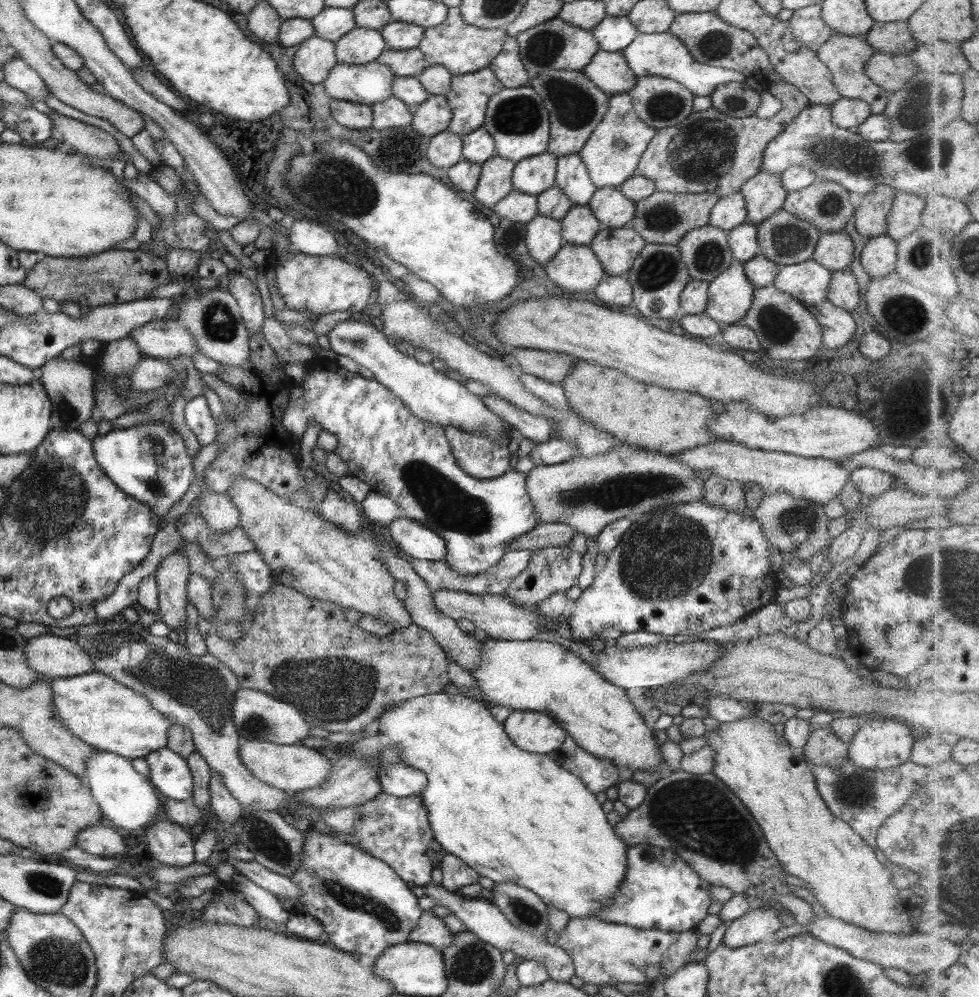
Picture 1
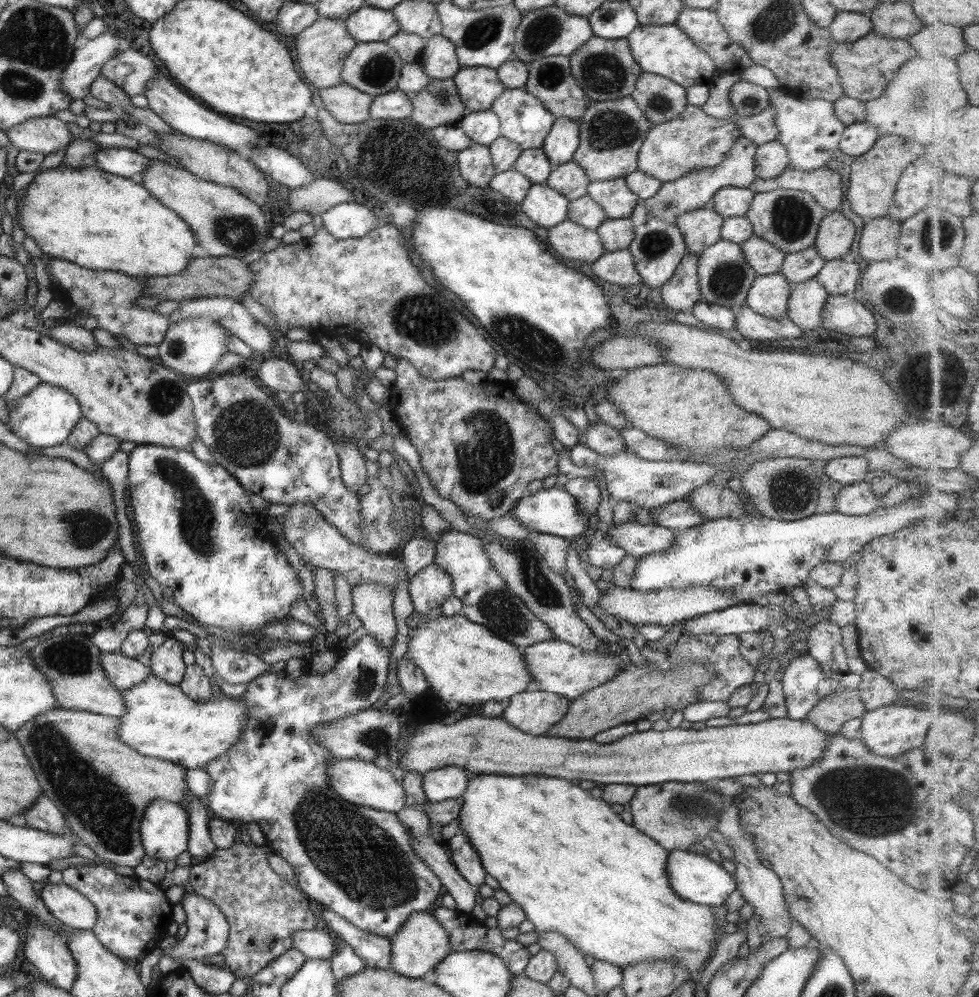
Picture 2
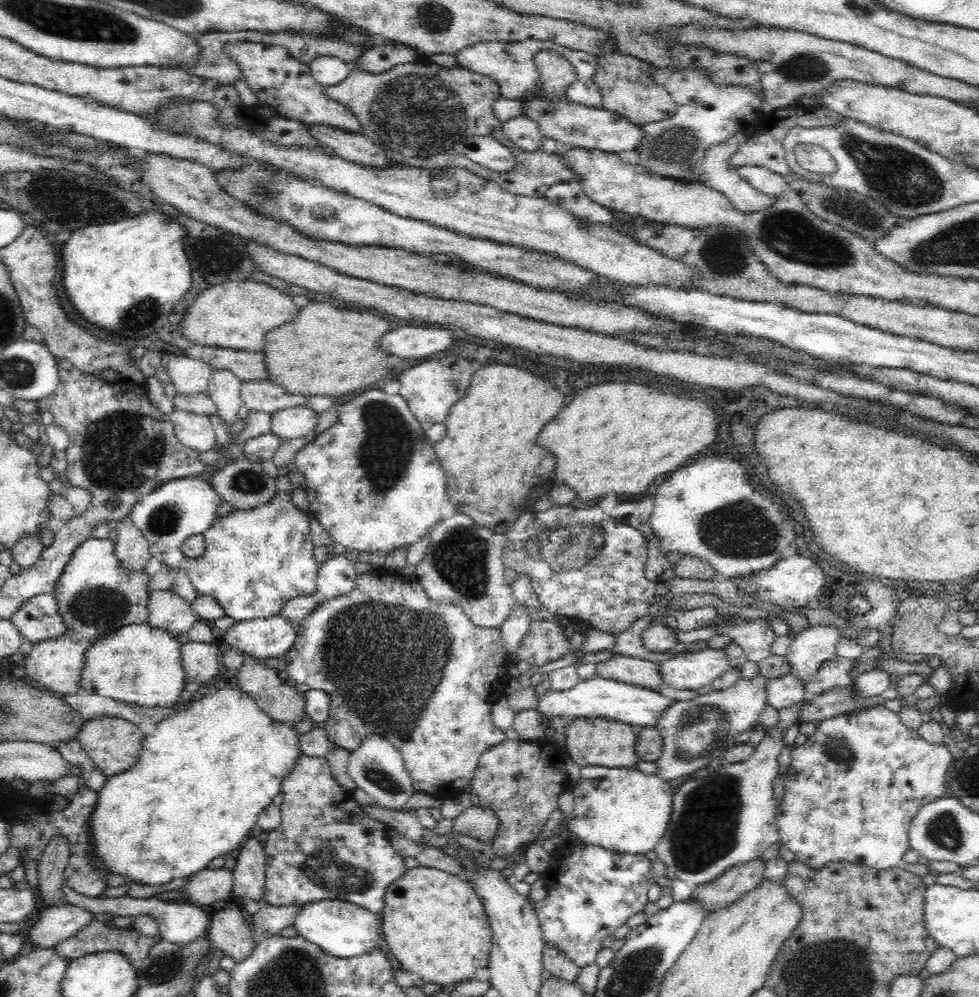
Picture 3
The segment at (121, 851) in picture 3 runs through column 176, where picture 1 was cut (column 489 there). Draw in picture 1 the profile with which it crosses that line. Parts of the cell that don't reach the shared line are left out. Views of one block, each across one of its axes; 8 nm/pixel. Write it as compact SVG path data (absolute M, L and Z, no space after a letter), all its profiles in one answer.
M445 688L445 690L433 694L399 701L391 708L380 712L374 726L377 727L378 733L389 738L389 744L398 750L398 757L403 764L416 768L426 776L424 789L419 794L420 799L427 810L427 820L433 839L446 853L462 860L463 864L469 866L477 875L488 878L493 883L517 884L517 886L527 888L537 895L543 904L565 912L569 919L593 917L605 906L605 901L613 898L613 893L616 893L621 880L625 878L625 848L627 845L625 842L621 842L621 839L617 839L617 834L607 823L605 813L601 811L601 805L595 800L595 795L585 788L580 778L561 768L547 755L533 754L517 748L505 734L502 723L497 722L491 716L489 706L478 697L465 697L459 692Z

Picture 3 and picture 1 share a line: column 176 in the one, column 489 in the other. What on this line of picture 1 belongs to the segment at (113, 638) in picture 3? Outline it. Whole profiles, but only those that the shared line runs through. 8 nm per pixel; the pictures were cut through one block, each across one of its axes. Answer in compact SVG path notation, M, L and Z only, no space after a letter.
M489 638L478 644L482 646L478 665L469 673L475 678L476 688L481 691L478 698L487 706L501 705L512 711L541 712L559 725L559 728L562 728L581 750L608 760L621 769L624 767L629 768L631 772L637 770L653 772L659 763L663 762L653 730L635 711L633 704L625 695L625 690L607 682L569 648L566 649L553 642Z

